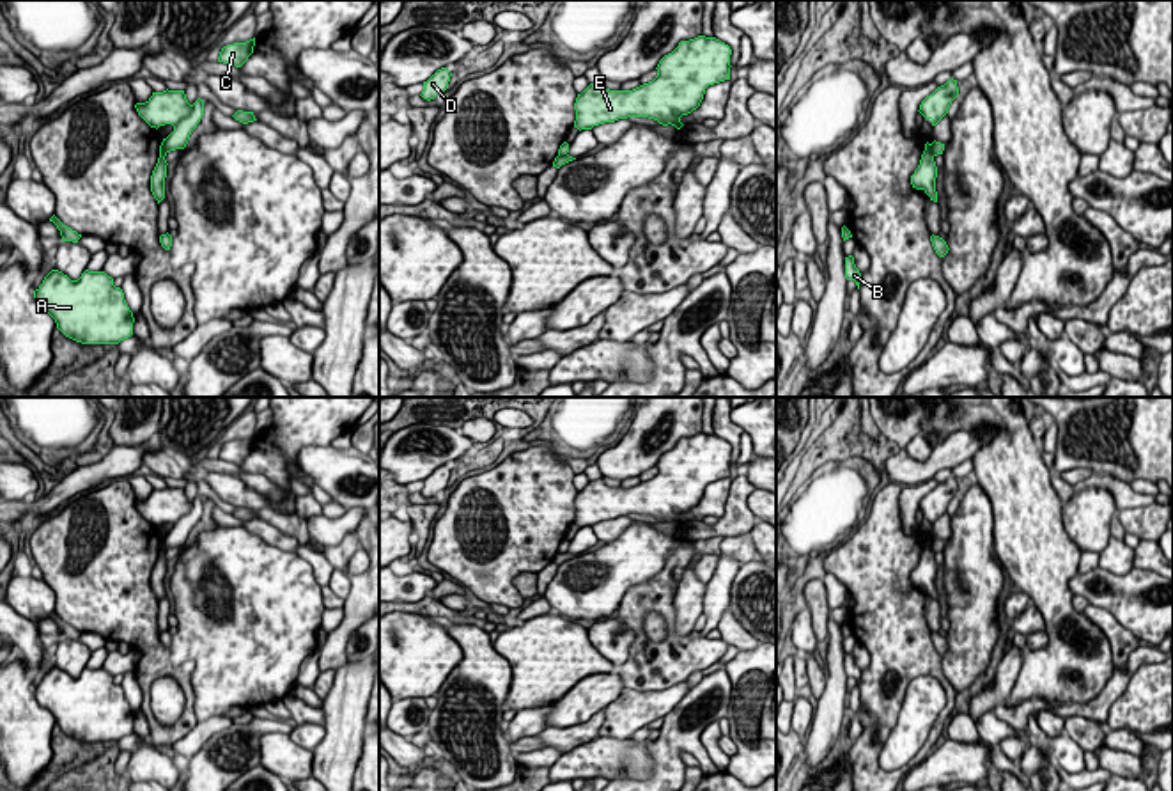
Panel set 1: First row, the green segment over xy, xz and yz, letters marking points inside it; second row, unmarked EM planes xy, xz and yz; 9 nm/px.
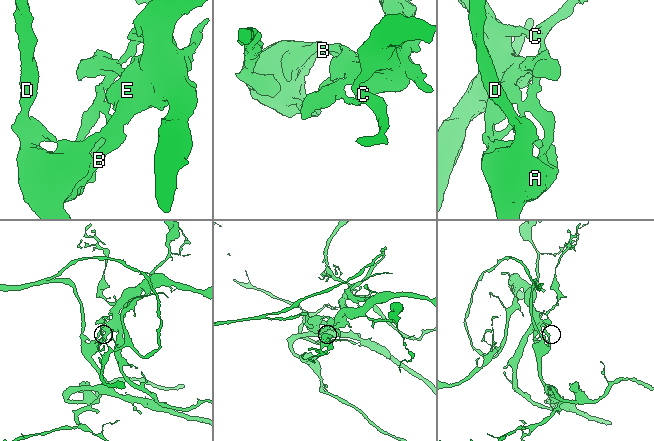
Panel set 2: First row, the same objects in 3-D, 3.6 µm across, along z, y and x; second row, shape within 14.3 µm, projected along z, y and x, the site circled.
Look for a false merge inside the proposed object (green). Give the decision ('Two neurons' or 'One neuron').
Two neurons

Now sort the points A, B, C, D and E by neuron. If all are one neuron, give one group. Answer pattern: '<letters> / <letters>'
A D / B C E

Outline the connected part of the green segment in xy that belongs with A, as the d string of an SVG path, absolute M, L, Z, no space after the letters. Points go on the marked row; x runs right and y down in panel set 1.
M51 270L34 298L55 319L57 328L76 342L119 344L133 335L133 312L122 289L105 271L85 270L78 280L71 280Z

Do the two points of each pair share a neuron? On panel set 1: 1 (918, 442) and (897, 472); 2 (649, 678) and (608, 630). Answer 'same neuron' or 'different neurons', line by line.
1: different neurons
2: different neurons

